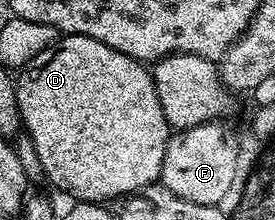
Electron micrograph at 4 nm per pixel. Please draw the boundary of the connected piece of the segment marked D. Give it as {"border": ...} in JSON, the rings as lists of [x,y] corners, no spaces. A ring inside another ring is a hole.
{"border":[[[65,34],[50,48],[38,52],[16,78],[16,99],[23,129],[34,140],[44,177],[72,200],[107,203],[114,198],[131,196],[159,179],[162,156],[170,127],[162,112],[158,92],[149,67],[90,36]]]}

